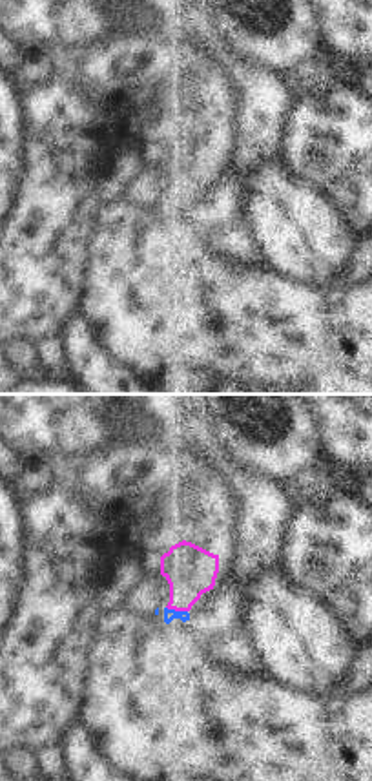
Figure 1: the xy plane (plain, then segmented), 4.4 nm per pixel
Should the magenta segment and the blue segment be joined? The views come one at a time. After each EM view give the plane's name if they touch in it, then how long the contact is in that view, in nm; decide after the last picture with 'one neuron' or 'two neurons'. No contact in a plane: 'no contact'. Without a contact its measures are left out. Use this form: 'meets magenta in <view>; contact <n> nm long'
meets magenta in xy; contact 100 nm long

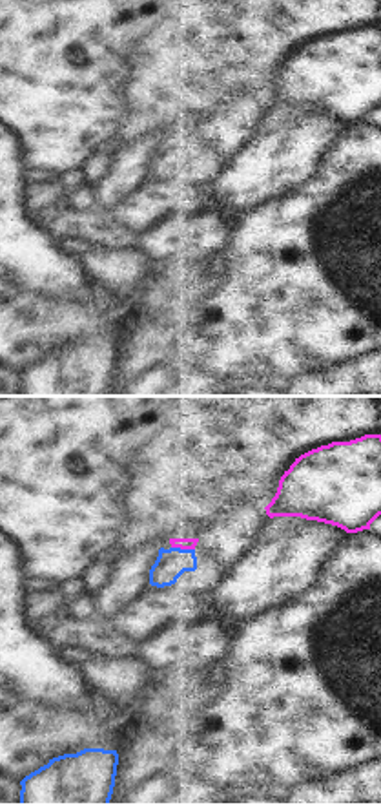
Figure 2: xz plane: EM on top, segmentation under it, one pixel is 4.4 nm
meets magenta in xz; contact 110 nm long

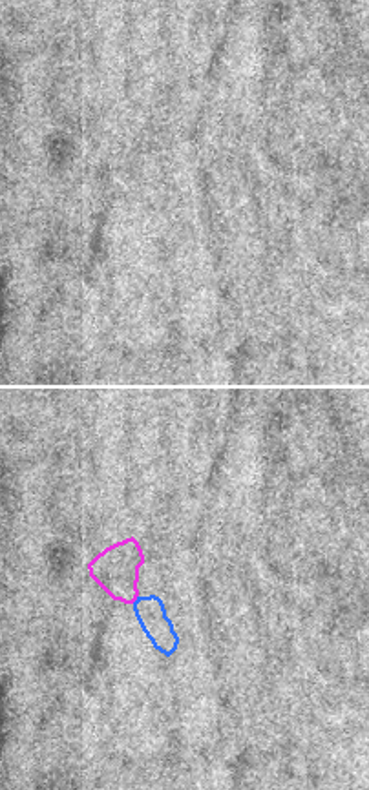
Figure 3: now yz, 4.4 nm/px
meets magenta in yz; contact 50 nm long

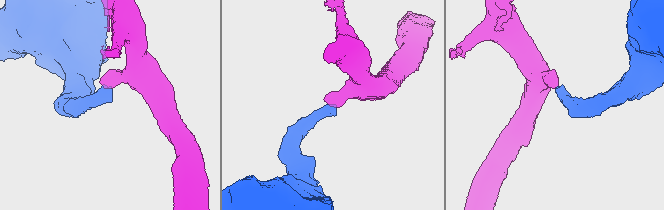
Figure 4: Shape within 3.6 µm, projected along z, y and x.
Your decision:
two neurons

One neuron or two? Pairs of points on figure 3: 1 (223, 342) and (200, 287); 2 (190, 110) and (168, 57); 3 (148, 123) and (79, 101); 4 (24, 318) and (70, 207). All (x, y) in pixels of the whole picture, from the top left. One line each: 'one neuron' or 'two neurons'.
1: one neuron
2: one neuron
3: two neurons
4: one neuron

